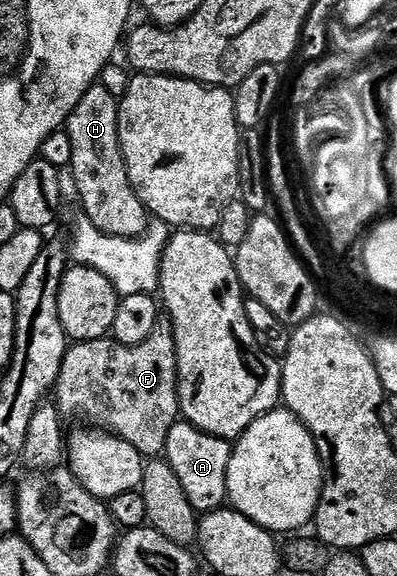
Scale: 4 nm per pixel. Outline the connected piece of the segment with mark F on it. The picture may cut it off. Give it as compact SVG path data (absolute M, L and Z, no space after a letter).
M157 322L154 333L150 333L148 340L137 347L122 347L112 341L69 346L62 361L62 369L58 373L54 402L65 420L85 419L88 422L85 424L115 435L117 439L123 439L134 449L138 449L141 456L163 456L168 445L170 429L181 418L176 381L175 337L172 335L171 322Z

